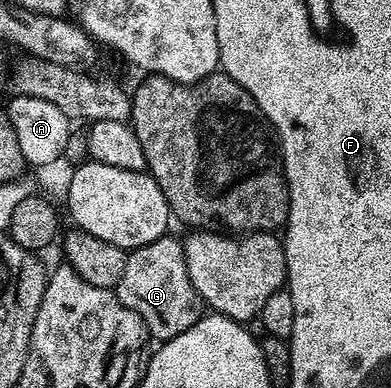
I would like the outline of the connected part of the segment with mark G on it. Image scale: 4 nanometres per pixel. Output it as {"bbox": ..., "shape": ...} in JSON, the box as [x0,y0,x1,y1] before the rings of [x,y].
{"bbox":[115,233,203,341],"shape":[[[167,233],[156,239],[151,245],[137,247],[128,252],[125,257],[123,277],[117,283],[115,292],[119,301],[134,310],[146,323],[152,338],[157,341],[174,339],[179,333],[191,329],[203,318],[203,300],[201,294],[195,289],[191,277],[187,273],[187,261],[185,260],[185,245],[180,238],[176,239],[173,233]]]}

